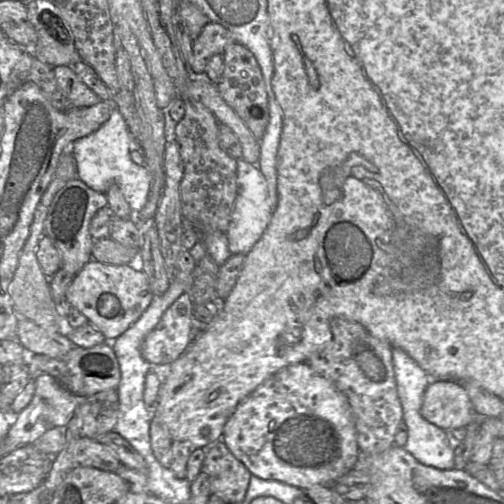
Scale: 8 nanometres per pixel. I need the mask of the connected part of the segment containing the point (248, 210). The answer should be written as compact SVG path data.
M243 157L237 159L237 183L238 193L233 206L232 214L228 229L226 231L228 237L228 247L231 254L247 254L249 250L256 244L265 232L272 215L269 205L269 195L267 190L266 179L256 164L247 162Z

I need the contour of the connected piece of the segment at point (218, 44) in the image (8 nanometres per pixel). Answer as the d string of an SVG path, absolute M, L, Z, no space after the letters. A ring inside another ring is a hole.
M209 22L199 36L193 41L193 60L190 68L195 74L205 74L209 59L215 55L223 55L226 47L235 43L231 32L224 26Z

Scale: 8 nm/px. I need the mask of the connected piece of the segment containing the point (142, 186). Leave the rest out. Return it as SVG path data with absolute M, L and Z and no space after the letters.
M117 108L96 131L73 141L71 151L76 162L76 175L90 188L106 193L110 185L116 184L128 202L132 212L139 212L146 204L151 173L146 165L136 164L131 159L133 138L126 122Z

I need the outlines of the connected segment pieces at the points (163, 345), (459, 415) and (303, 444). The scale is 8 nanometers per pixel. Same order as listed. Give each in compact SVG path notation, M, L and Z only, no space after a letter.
M190 292L180 295L146 336L142 356L152 366L169 366L194 338L193 301Z
M448 379L430 381L423 396L420 413L425 420L444 431L465 428L477 418L462 383Z
M297 363L279 370L259 386L257 386L245 399L235 408L224 426L222 440L225 442L232 454L240 460L250 471L251 475L264 480L276 480L300 489L309 489L314 486L331 486L341 476L352 470L359 456L358 435L355 420L347 401L332 382L315 373L307 363Z

